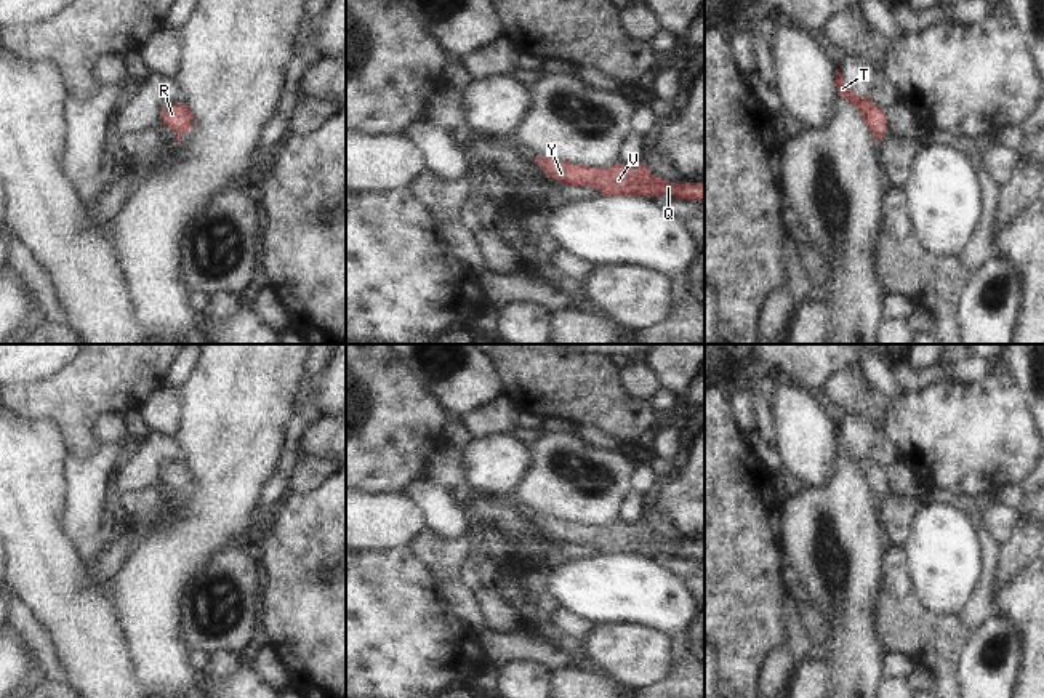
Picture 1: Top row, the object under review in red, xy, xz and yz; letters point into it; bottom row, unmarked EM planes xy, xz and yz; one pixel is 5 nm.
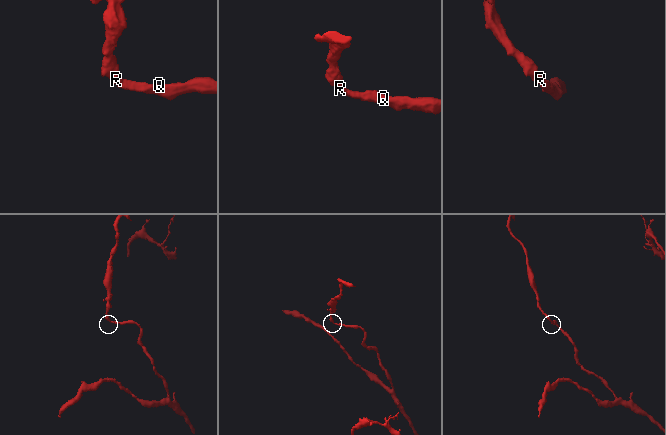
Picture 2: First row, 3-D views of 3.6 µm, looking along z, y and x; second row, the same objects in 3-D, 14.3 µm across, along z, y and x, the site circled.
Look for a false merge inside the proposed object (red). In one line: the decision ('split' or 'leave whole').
leave whole

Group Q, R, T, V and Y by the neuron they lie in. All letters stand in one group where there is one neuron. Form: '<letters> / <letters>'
Q R T V Y

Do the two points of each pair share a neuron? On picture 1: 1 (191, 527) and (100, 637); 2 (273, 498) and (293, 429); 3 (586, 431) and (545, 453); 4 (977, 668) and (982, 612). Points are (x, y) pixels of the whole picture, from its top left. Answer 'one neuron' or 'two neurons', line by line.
1: two neurons
2: one neuron
3: two neurons
4: two neurons

